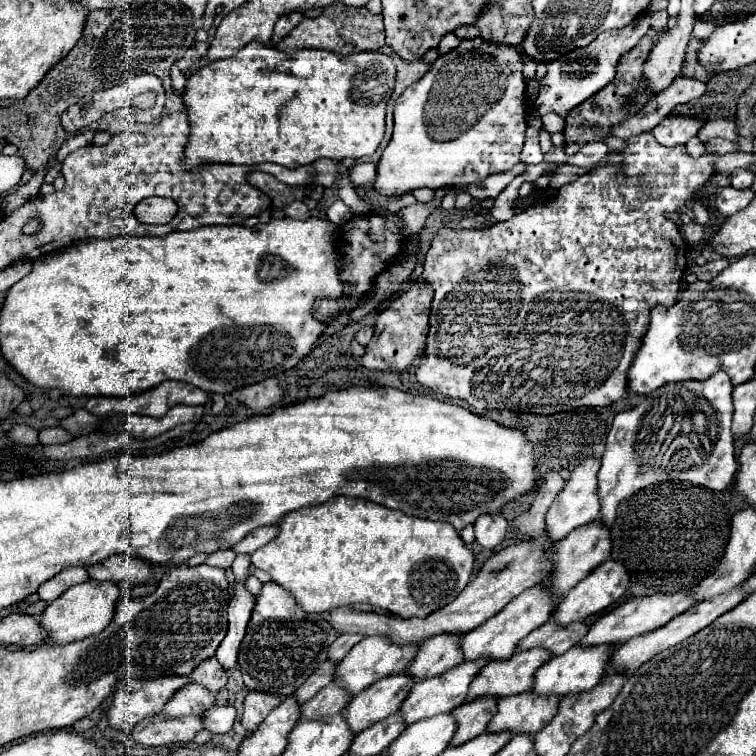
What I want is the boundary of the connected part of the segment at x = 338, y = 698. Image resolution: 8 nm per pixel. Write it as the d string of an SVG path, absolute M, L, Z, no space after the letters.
M330 683L322 691L318 691L310 701L300 705L300 719L320 719L336 715L346 707L348 701L350 695L340 687L340 683Z

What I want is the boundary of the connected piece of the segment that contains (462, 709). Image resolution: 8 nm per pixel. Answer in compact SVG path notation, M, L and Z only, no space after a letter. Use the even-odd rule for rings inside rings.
M486 697L486 699L476 699L470 703L462 703L460 707L456 707L452 711L454 719L456 719L456 735L452 737L452 747L456 745L464 745L470 739L478 737L480 733L484 733L486 723L492 719L492 715L496 713L496 699Z

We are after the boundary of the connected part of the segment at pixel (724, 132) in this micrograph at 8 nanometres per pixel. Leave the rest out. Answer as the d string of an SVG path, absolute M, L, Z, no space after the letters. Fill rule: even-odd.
M730 117L726 121L708 121L700 131L698 137L702 143L708 143L712 137L722 137L738 143L740 135L736 135L736 117Z

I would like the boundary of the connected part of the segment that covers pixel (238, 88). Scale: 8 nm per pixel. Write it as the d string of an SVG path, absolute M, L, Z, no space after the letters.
M248 43L242 47L234 57L212 61L198 69L188 81L186 81L186 93L184 93L184 103L186 103L186 113L192 123L190 131L190 141L186 145L186 165L192 167L194 163L234 163L234 165L258 165L258 163L278 163L288 169L292 167L302 167L310 165L318 159L360 159L372 155L382 137L384 137L384 113L386 105L390 101L390 95L394 91L394 77L396 77L396 61L394 57L382 53L382 51L356 51L352 55L336 55L330 51L296 51L294 55L280 53L274 47L260 45L260 43Z

